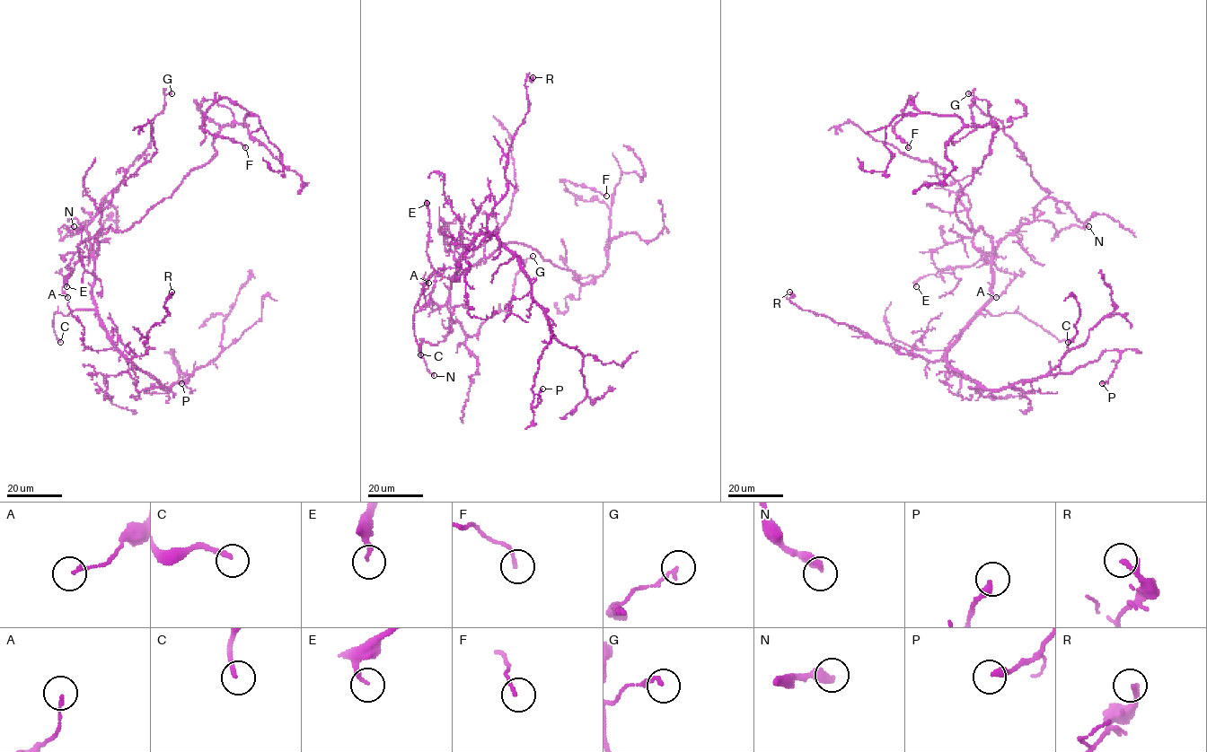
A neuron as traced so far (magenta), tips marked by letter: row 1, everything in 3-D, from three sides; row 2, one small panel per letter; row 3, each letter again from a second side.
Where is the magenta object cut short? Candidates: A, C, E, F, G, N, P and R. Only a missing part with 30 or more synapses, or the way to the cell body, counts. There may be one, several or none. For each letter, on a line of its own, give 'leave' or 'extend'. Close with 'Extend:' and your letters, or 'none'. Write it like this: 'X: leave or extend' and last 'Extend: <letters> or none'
A: leave
C: extend
E: leave
F: leave
G: leave
N: leave
P: leave
R: leave
Extend: C

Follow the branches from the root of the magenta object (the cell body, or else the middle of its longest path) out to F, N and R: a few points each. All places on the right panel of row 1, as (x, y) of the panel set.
F: (991, 239), (958, 219), (955, 203), (990, 153), (997, 126), (921, 113), (913, 98), (894, 126), (908, 147)
N: (991, 239), (993, 253), (1008, 236), (1035, 221), (1050, 222), (1058, 233), (1053, 238), (1072, 224), (1088, 226)
R: (991, 239), (991, 300), (940, 360), (927, 361), (898, 354), (853, 327), (801, 310), (789, 300), (789, 292)

